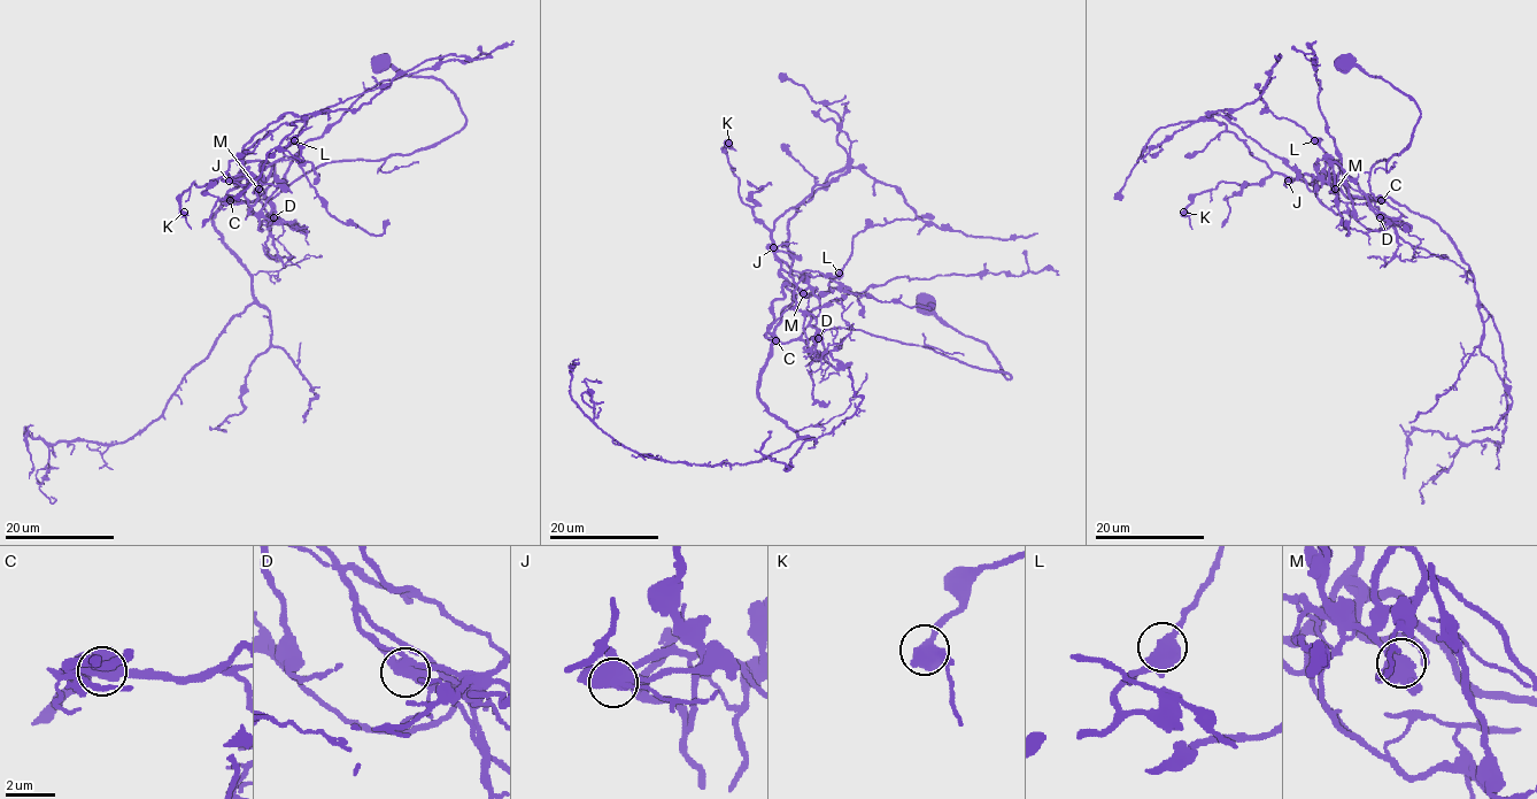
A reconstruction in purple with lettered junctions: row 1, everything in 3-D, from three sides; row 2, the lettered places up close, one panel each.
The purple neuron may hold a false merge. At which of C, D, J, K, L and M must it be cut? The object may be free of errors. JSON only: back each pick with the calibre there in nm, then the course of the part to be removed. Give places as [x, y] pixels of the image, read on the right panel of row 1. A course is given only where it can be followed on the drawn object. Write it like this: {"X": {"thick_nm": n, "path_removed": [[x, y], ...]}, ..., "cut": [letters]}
{"C": {"thick_nm": 600, "path_removed": [[1381, 200], [1349, 197], [1323, 171], [1312, 190], [1238, 127], [1207, 114], [1256, 100], [1280, 54], [1275, 56]]}, "cut": ["C"]}

